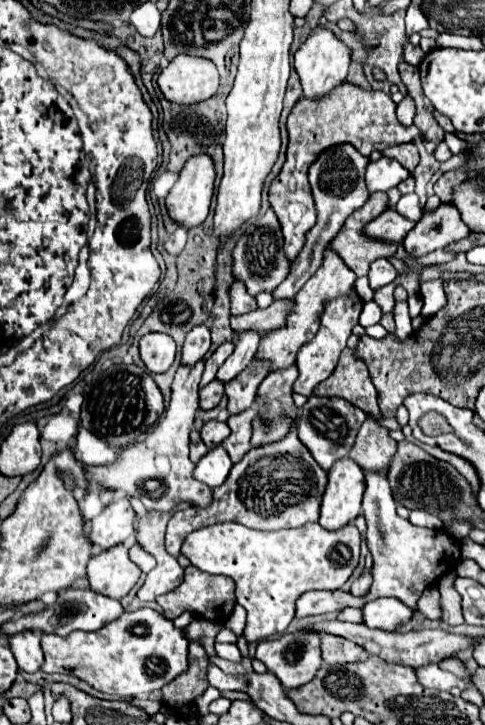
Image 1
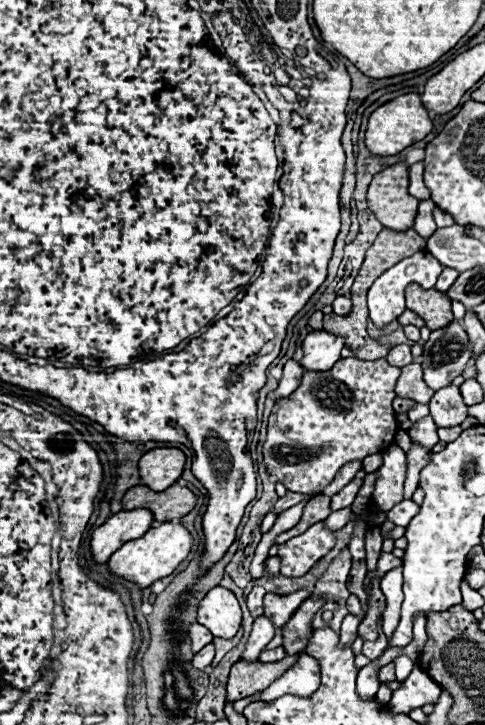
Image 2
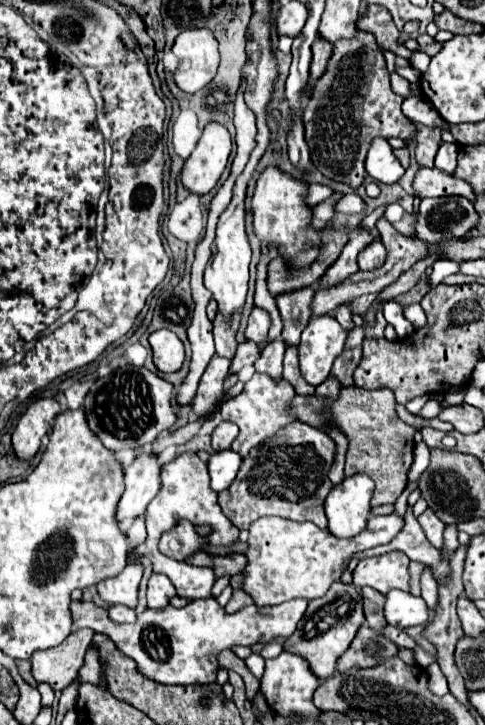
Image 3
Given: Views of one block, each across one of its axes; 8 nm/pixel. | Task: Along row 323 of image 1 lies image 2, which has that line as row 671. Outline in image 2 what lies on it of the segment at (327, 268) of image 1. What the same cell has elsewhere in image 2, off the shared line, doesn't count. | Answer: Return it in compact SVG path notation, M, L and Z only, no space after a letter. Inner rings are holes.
M302 654L282 678L272 682L260 696L260 700L274 700L284 694L294 694L294 696L310 696L318 690L320 686L320 664L316 658Z

